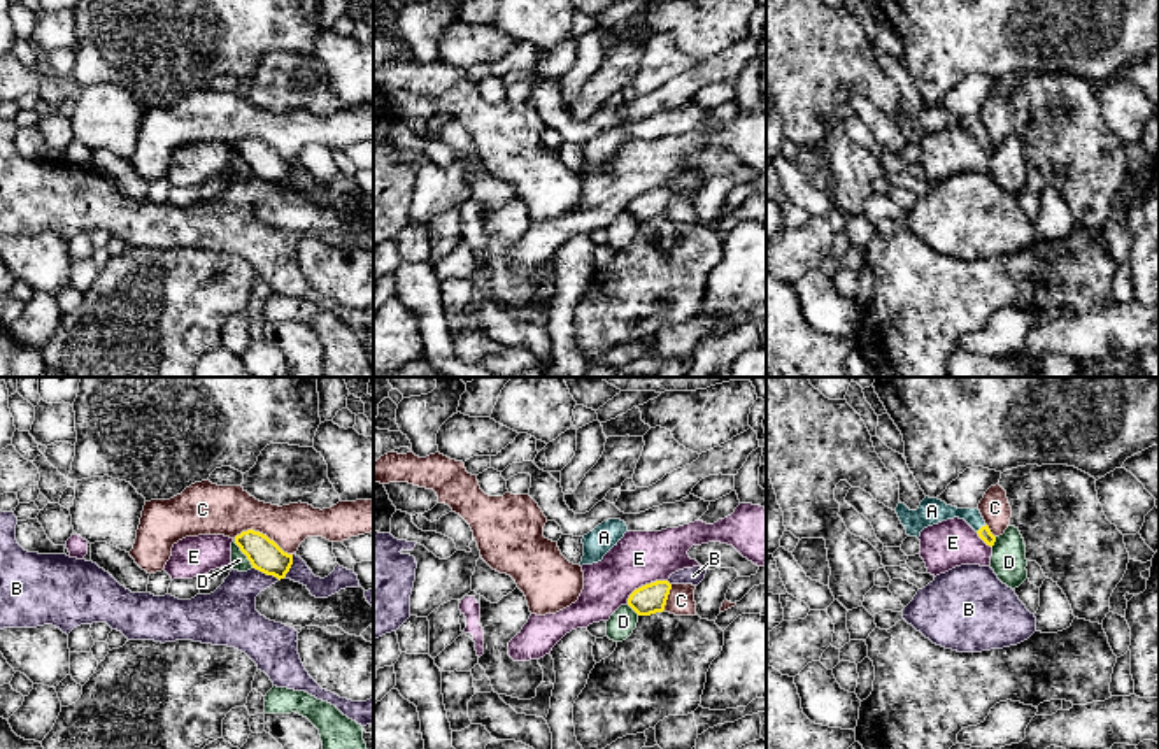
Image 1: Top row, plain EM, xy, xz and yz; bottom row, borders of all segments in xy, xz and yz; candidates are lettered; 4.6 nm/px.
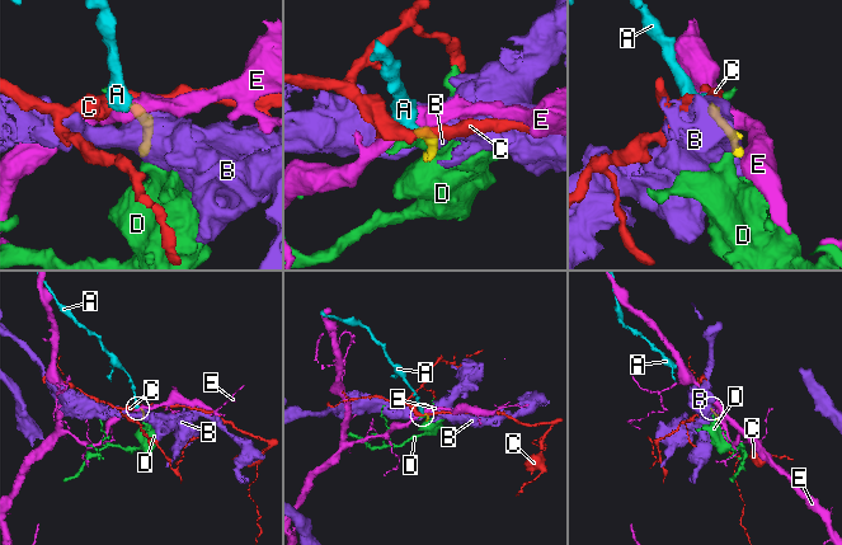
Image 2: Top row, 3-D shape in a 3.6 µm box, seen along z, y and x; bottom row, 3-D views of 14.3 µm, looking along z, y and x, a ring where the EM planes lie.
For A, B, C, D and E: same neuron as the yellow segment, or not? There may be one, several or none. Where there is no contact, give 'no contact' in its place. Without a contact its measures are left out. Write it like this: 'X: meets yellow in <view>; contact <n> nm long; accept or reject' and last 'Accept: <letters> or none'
A: meets yellow in yz; contact 60 nm long; accept
B: meets yellow in xy; contact 140 nm long; reject
C: meets yellow in xy; contact 280 nm long; reject
D: meets yellow in xy; contact 160 nm long; reject
E: meets yellow in xz; contact 220 nm long; reject
Accept: A

